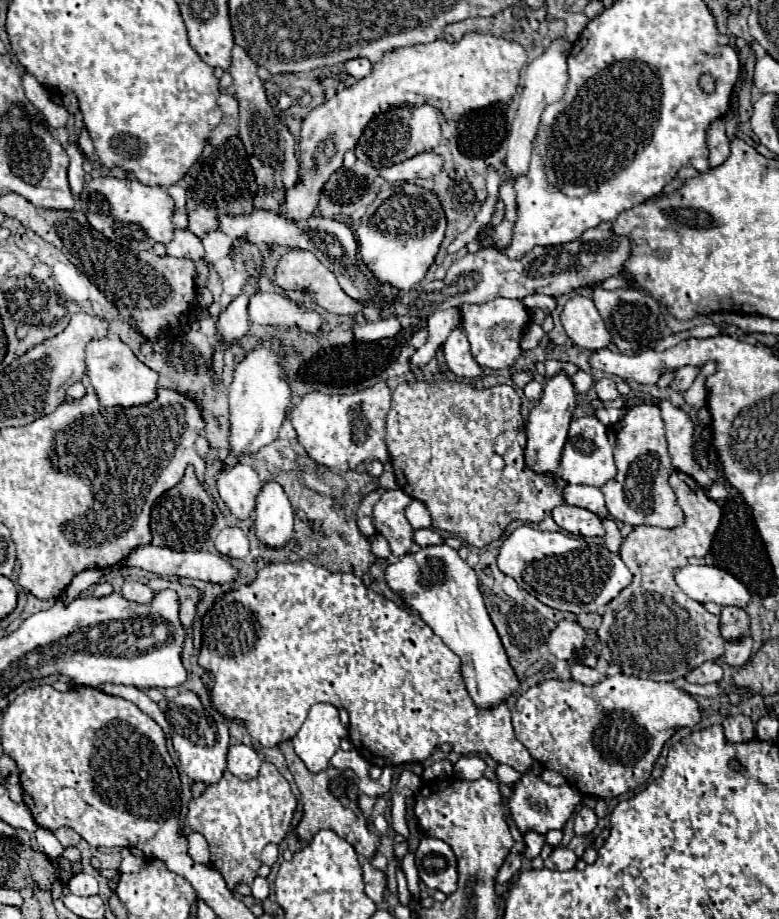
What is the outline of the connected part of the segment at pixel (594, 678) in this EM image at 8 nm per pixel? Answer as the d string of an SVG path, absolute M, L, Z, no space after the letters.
M574 664L574 666L570 668L570 672L572 672L572 678L574 678L576 682L586 684L586 686L594 686L594 684L598 684L598 682L602 682L602 680L606 678L606 676L600 674L596 668L590 668L590 666L584 666L584 664Z

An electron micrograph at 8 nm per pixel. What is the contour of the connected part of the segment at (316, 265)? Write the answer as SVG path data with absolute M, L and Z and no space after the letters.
M288 250L288 252L284 252L280 256L280 260L276 264L276 270L274 270L274 284L278 288L286 290L286 292L290 292L290 290L300 290L300 292L306 290L320 308L324 308L326 312L332 312L332 314L358 316L364 310L360 304L356 304L356 300L352 300L350 296L346 296L340 290L334 274L328 268L324 268L324 264L312 252L306 250Z

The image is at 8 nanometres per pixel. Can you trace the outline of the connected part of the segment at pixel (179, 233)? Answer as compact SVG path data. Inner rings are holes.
M188 228L174 230L174 238L172 238L172 242L166 244L166 252L176 258L190 258L190 260L204 258L204 248L202 248L200 238L196 234L192 234Z

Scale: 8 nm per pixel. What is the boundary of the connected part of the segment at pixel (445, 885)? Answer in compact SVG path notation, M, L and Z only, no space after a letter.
M422 838L416 850L416 868L420 880L428 888L444 894L452 894L456 890L456 856L446 842L438 838Z

